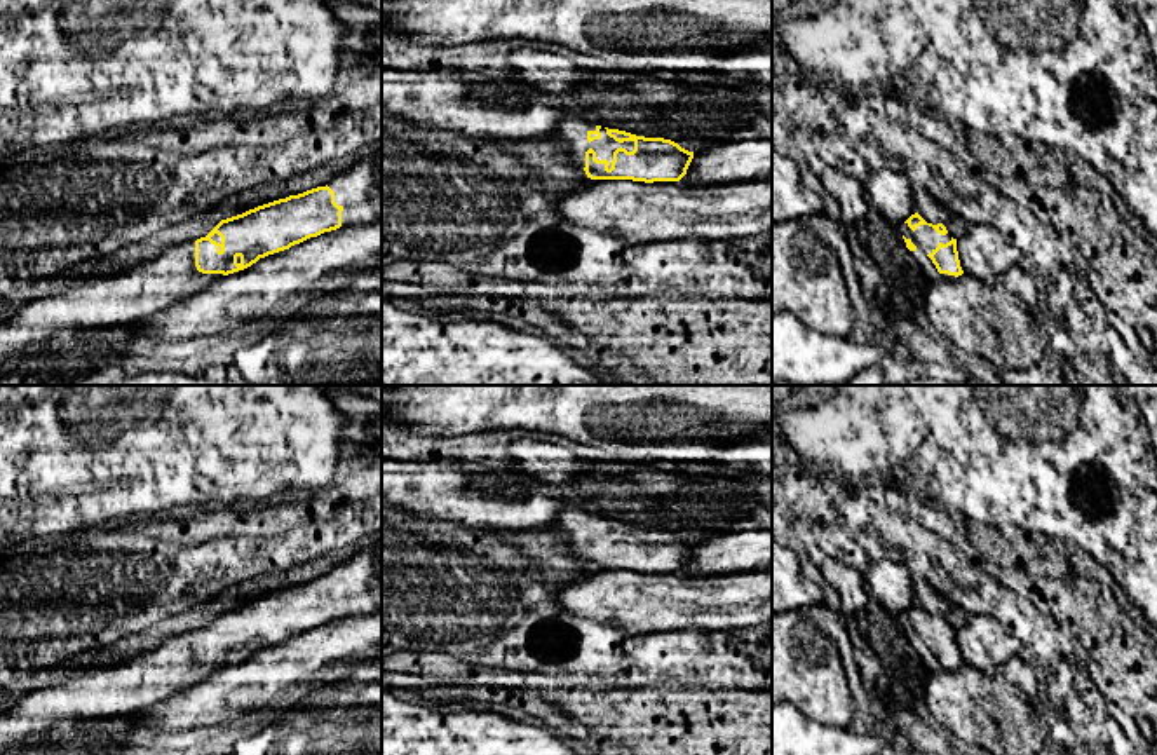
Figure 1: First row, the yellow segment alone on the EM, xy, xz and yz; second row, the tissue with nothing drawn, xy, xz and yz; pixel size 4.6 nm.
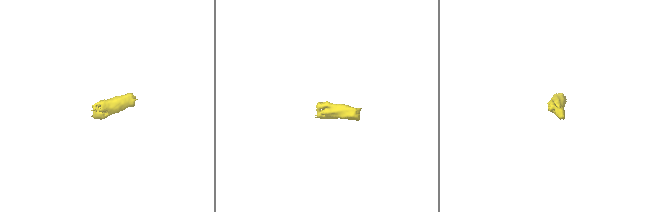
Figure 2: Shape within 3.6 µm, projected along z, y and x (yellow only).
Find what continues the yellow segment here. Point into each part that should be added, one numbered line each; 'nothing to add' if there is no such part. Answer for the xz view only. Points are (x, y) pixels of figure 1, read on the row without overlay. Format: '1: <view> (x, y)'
1: xz (572, 522)

